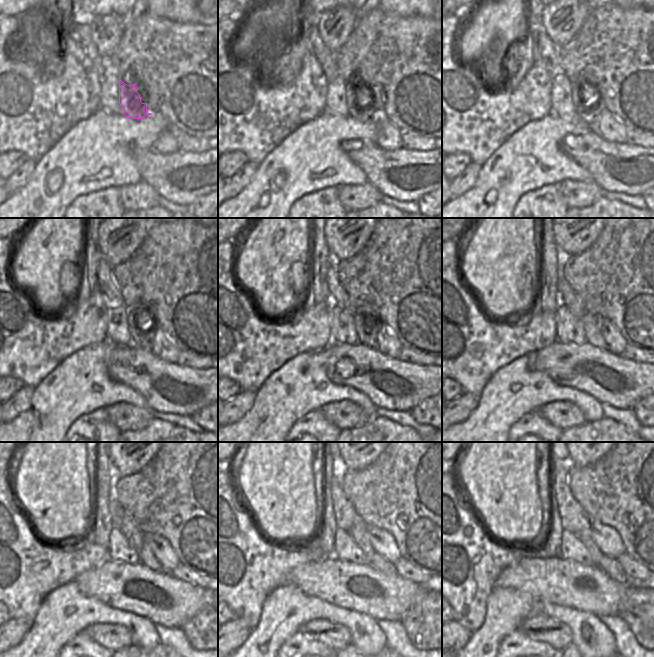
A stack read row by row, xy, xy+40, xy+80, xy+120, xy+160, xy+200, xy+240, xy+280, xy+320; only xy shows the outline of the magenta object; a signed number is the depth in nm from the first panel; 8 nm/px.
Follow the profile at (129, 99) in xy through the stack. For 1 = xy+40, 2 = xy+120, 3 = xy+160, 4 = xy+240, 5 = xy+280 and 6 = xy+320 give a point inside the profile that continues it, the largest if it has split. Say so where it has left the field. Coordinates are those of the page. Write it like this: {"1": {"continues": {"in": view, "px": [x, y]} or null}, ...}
{"1": {"continues": {"in": "xy+40", "px": [358, 109]}}, "2": {"continues": {"in": "xy+120", "px": [142, 335]}}, "3": {"continues": {"in": "xy+160", "px": [367, 332]}}, "4": {"continues": {"in": "xy+240", "px": [146, 557]}}, "5": {"continues": {"in": "xy+280", "px": [377, 561]}}, "6": {"continues": {"in": "xy+320", "px": [612, 567]}}}

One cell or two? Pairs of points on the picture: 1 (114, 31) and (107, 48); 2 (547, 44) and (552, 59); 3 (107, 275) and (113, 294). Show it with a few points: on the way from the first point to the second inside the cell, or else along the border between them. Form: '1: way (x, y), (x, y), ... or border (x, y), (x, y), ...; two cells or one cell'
1: way (112, 35), (107, 44); one cell
2: way (547, 48), (550, 55); one cell
3: way (107, 280), (107, 286), (110, 289); one cell

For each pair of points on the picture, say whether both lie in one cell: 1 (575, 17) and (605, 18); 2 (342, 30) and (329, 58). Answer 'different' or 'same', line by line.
1: different
2: different

